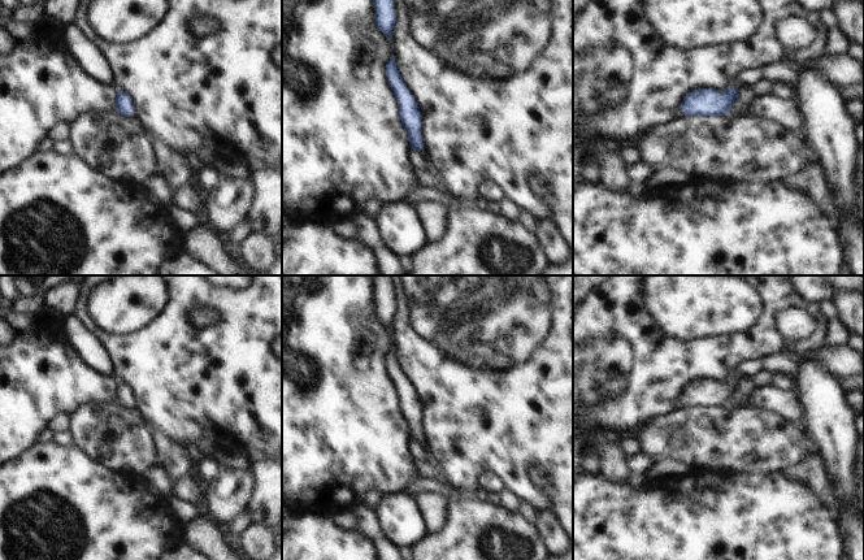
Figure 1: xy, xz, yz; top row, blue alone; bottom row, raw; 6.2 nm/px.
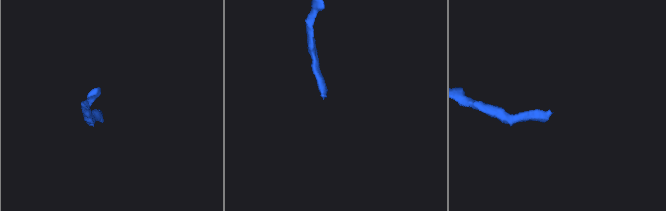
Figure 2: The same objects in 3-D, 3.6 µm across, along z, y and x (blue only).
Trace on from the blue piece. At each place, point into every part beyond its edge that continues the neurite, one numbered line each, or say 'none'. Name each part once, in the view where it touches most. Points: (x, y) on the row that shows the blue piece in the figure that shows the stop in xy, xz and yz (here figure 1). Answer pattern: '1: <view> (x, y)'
1: yz (752, 78).

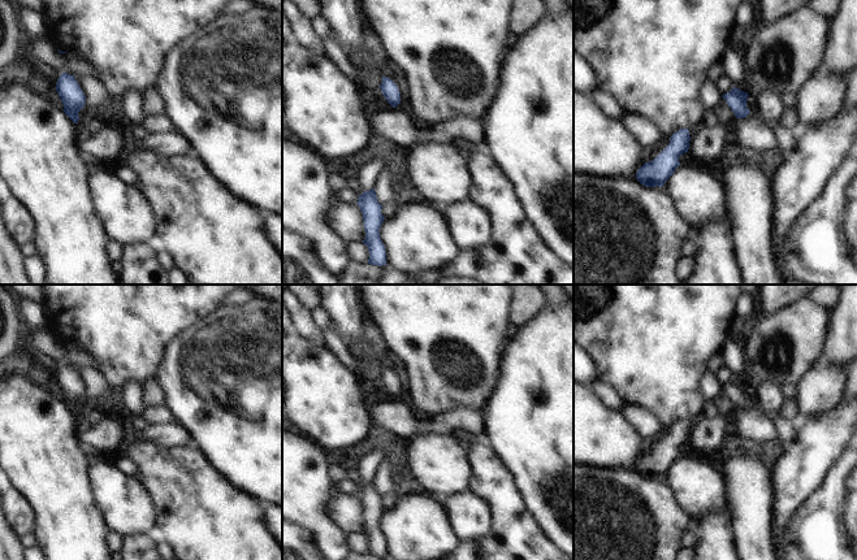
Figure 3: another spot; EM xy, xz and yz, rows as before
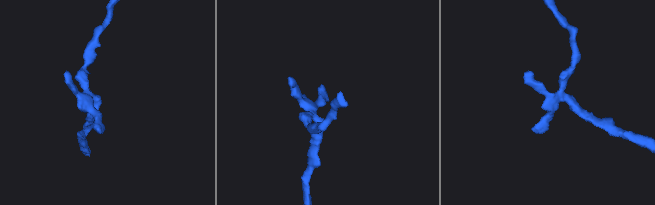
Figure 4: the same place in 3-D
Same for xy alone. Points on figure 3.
none.

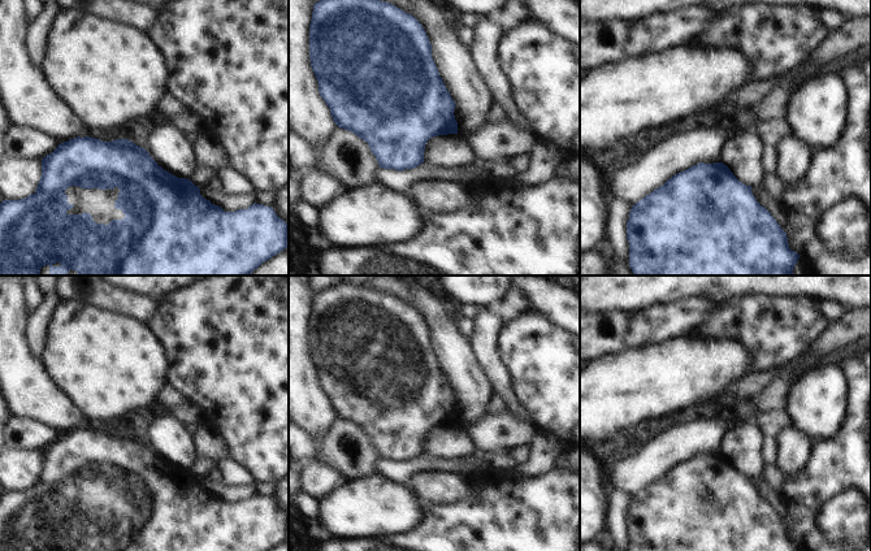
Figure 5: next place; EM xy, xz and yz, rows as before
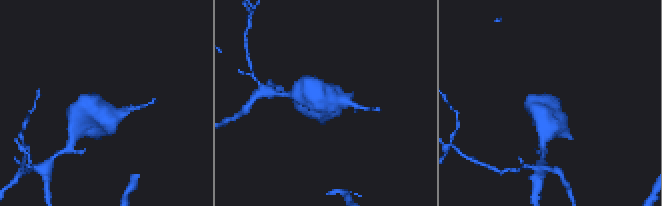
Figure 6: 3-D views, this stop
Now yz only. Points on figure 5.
none.

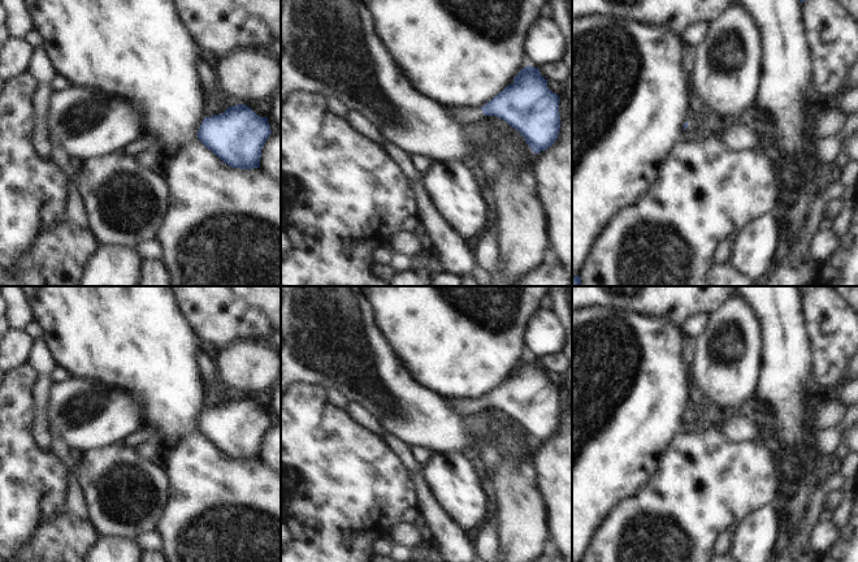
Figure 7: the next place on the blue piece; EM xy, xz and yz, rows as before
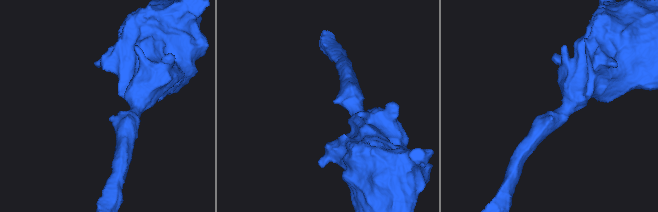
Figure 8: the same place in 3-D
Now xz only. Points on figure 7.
1: xz (464, 116).

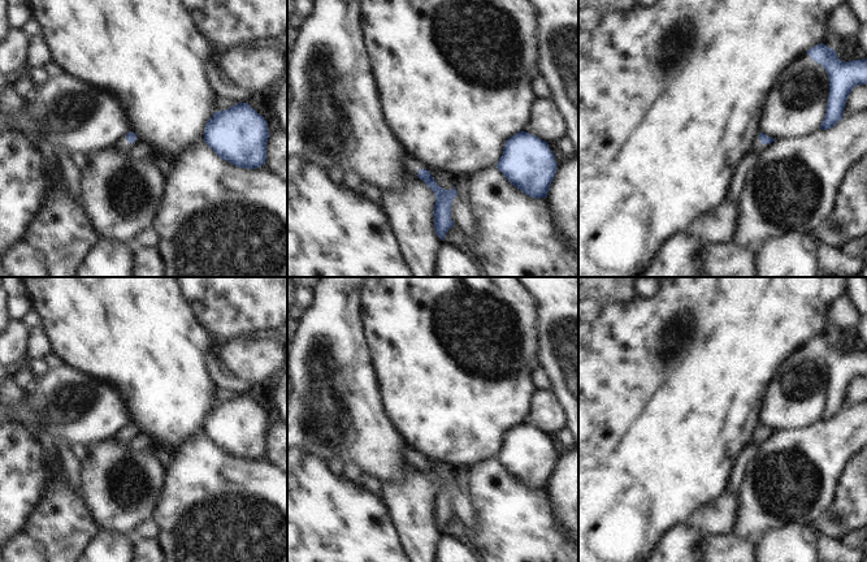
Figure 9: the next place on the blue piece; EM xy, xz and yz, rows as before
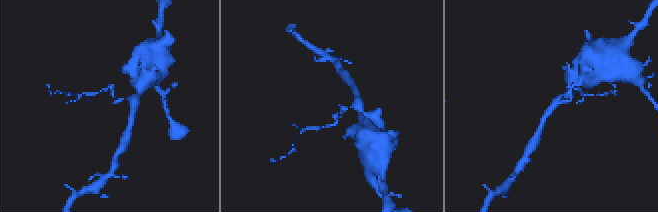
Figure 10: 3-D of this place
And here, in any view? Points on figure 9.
1: xy (121, 145).

